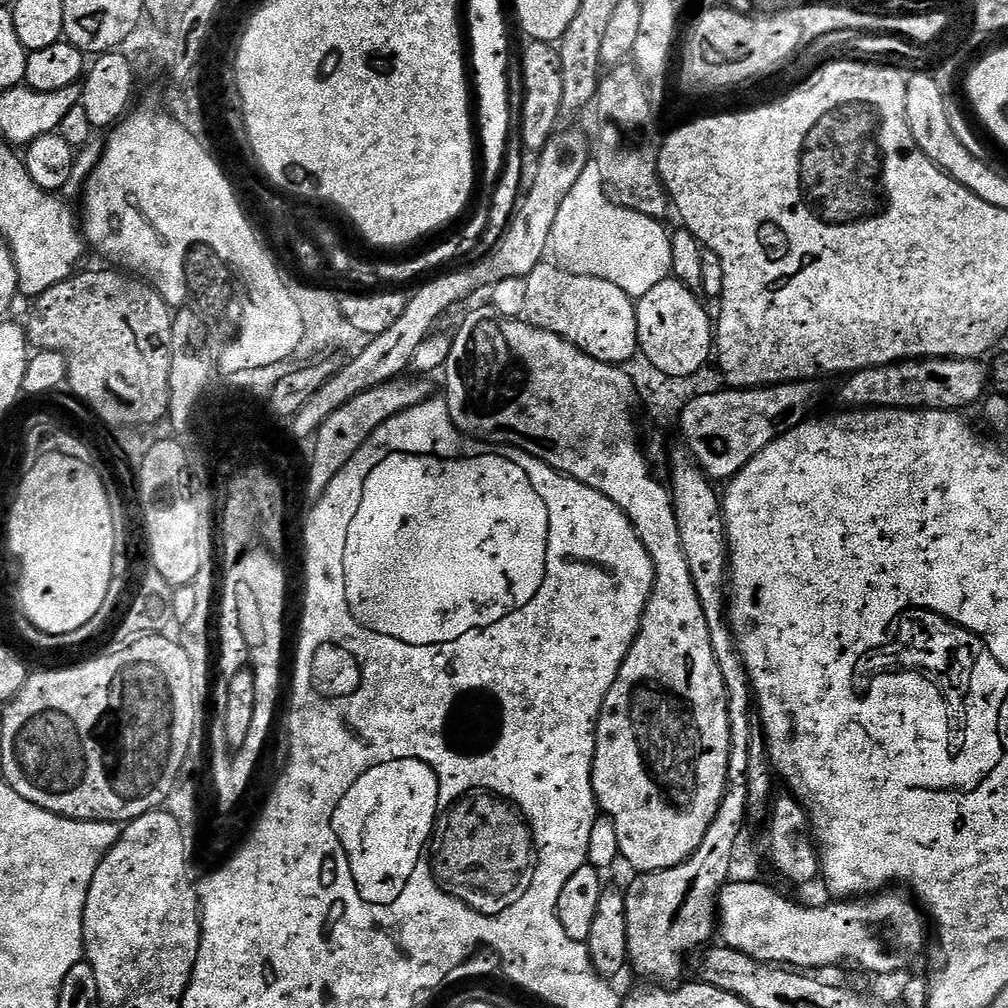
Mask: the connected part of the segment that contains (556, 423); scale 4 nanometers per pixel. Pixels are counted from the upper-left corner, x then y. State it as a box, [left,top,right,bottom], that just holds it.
[442,306,730,873]

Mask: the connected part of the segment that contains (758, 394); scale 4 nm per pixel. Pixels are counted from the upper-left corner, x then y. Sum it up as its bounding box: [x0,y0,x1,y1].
[678,380,816,482]

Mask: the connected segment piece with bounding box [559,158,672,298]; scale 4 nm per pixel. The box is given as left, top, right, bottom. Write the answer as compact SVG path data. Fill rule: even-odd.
M596 158L589 159L582 178L574 182L574 190L562 202L559 223L572 235L572 240L588 255L587 263L599 271L618 290L633 298L650 294L658 282L672 276L670 262L670 232L655 215L640 208L631 208L608 193L612 172L603 168Z

